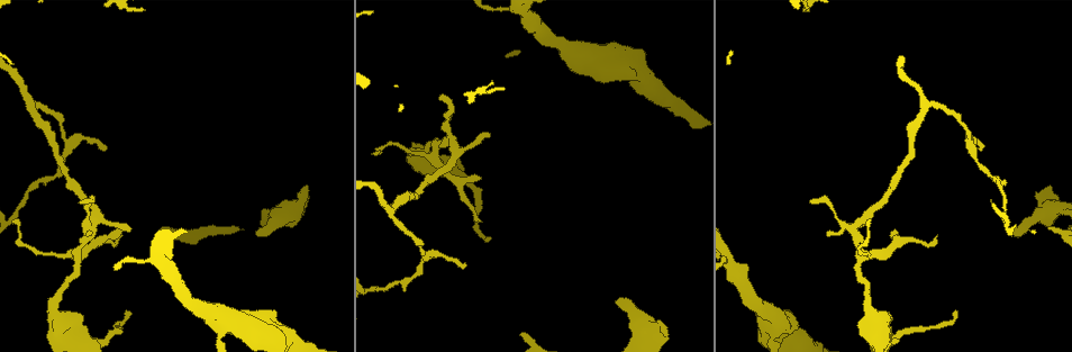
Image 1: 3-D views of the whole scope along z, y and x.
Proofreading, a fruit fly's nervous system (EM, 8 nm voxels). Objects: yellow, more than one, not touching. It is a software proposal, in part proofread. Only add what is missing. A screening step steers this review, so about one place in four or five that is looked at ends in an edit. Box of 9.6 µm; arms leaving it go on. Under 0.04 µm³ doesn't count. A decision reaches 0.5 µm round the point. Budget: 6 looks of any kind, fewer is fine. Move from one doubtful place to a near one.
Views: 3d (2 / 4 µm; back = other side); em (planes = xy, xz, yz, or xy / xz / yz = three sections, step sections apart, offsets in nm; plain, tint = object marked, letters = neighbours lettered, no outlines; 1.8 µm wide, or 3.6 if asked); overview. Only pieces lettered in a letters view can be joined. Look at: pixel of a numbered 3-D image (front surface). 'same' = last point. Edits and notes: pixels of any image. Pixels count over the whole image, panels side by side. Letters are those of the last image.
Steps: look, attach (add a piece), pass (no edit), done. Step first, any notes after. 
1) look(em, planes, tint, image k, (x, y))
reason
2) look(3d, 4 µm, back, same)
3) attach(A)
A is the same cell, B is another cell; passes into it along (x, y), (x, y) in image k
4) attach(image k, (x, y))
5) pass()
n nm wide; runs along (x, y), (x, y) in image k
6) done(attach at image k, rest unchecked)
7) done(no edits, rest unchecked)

look(em, planes, plain, image 1, (301, 188))
free end

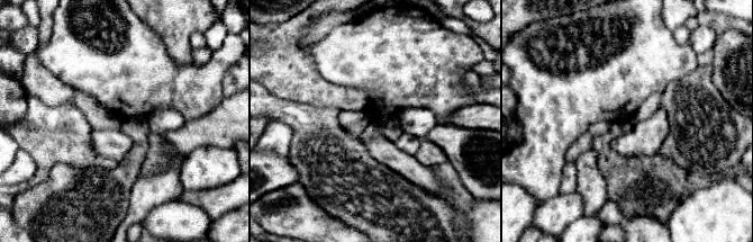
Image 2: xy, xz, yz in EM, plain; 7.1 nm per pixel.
look(em, planes, letters, same)
what lies round it

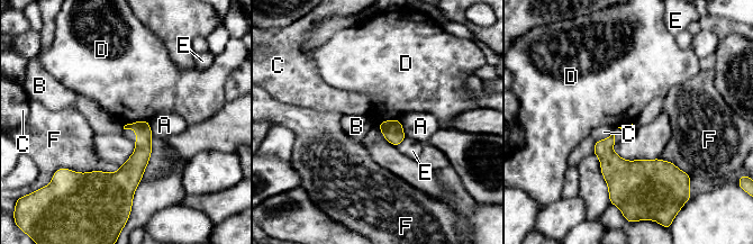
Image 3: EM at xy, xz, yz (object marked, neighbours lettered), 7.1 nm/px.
pass()
A, B, C, D, E and F are other cells; runs along (146, 124), (118, 179), (83, 175) in image 3; no lettered piece goes on from it

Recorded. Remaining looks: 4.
look(3d, 4 µm, back, image 1, (1017, 237))
branch stops here

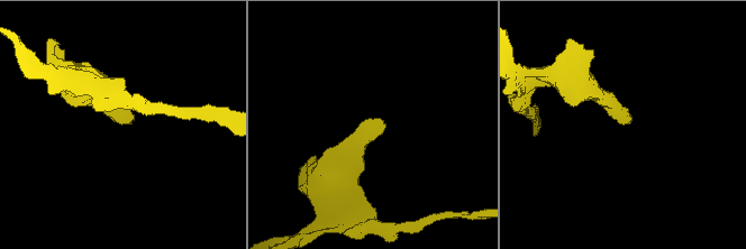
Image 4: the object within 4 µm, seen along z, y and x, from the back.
look(em, planes, letters, image 4, (627, 122))
shape alone is not enough

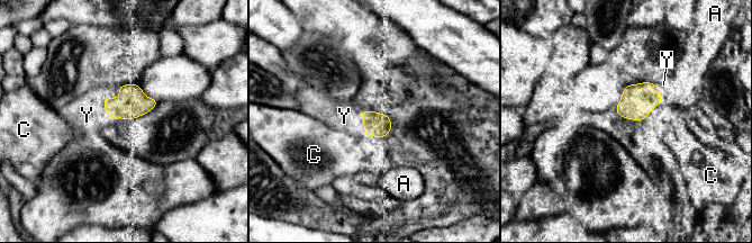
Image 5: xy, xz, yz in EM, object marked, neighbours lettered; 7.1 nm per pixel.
attach(Y)
Y is the same cell, A and C are other cells; it goes on there

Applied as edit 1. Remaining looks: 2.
look(3d, 4 µm, back, image 1, (813, 200))
free end

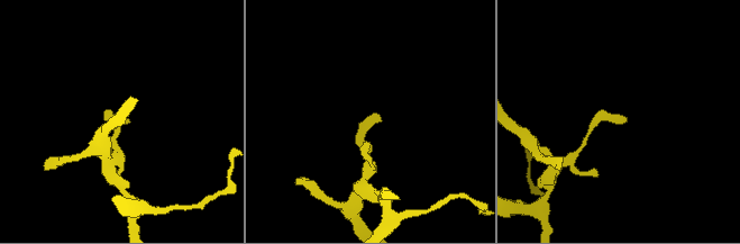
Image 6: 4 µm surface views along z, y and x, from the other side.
look(em, planes, letters, image 6, (129, 122))

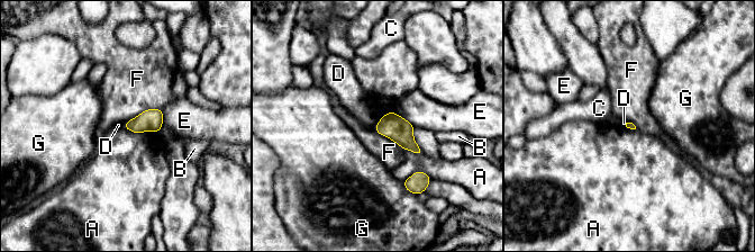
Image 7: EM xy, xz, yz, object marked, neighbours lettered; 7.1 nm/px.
pass()
A, B, C, D, E, F and G are other cells; border along (123, 126), (134, 132), (157, 133) in image 7; no lettered piece goes on from it

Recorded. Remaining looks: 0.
done(attach at image 5, rest unchecked)

